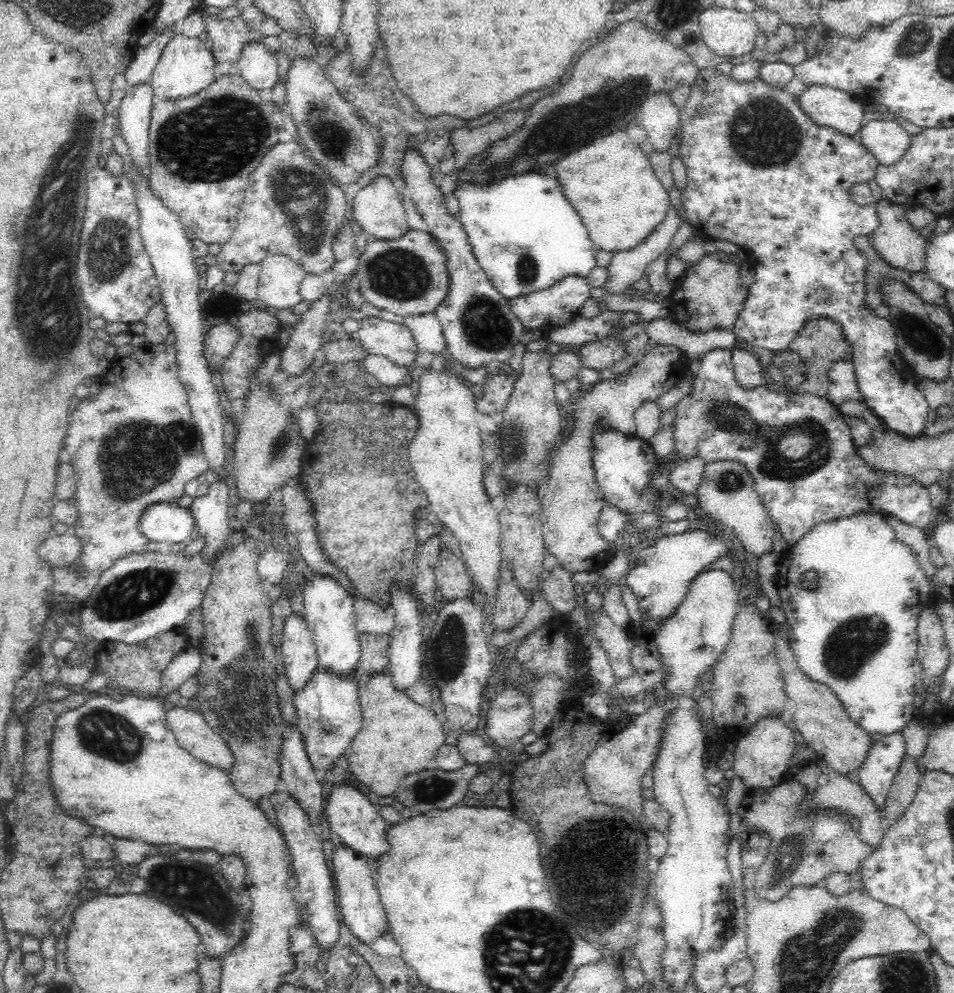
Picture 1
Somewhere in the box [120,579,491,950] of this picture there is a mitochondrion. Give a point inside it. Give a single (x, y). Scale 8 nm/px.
(238, 701)

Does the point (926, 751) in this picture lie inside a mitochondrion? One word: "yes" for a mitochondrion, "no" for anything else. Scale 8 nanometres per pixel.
no

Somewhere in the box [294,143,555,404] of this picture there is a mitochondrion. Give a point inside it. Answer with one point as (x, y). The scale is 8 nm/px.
(398, 274)

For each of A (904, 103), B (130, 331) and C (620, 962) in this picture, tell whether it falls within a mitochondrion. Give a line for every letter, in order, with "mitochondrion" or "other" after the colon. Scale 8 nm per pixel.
A: other
B: other
C: other

